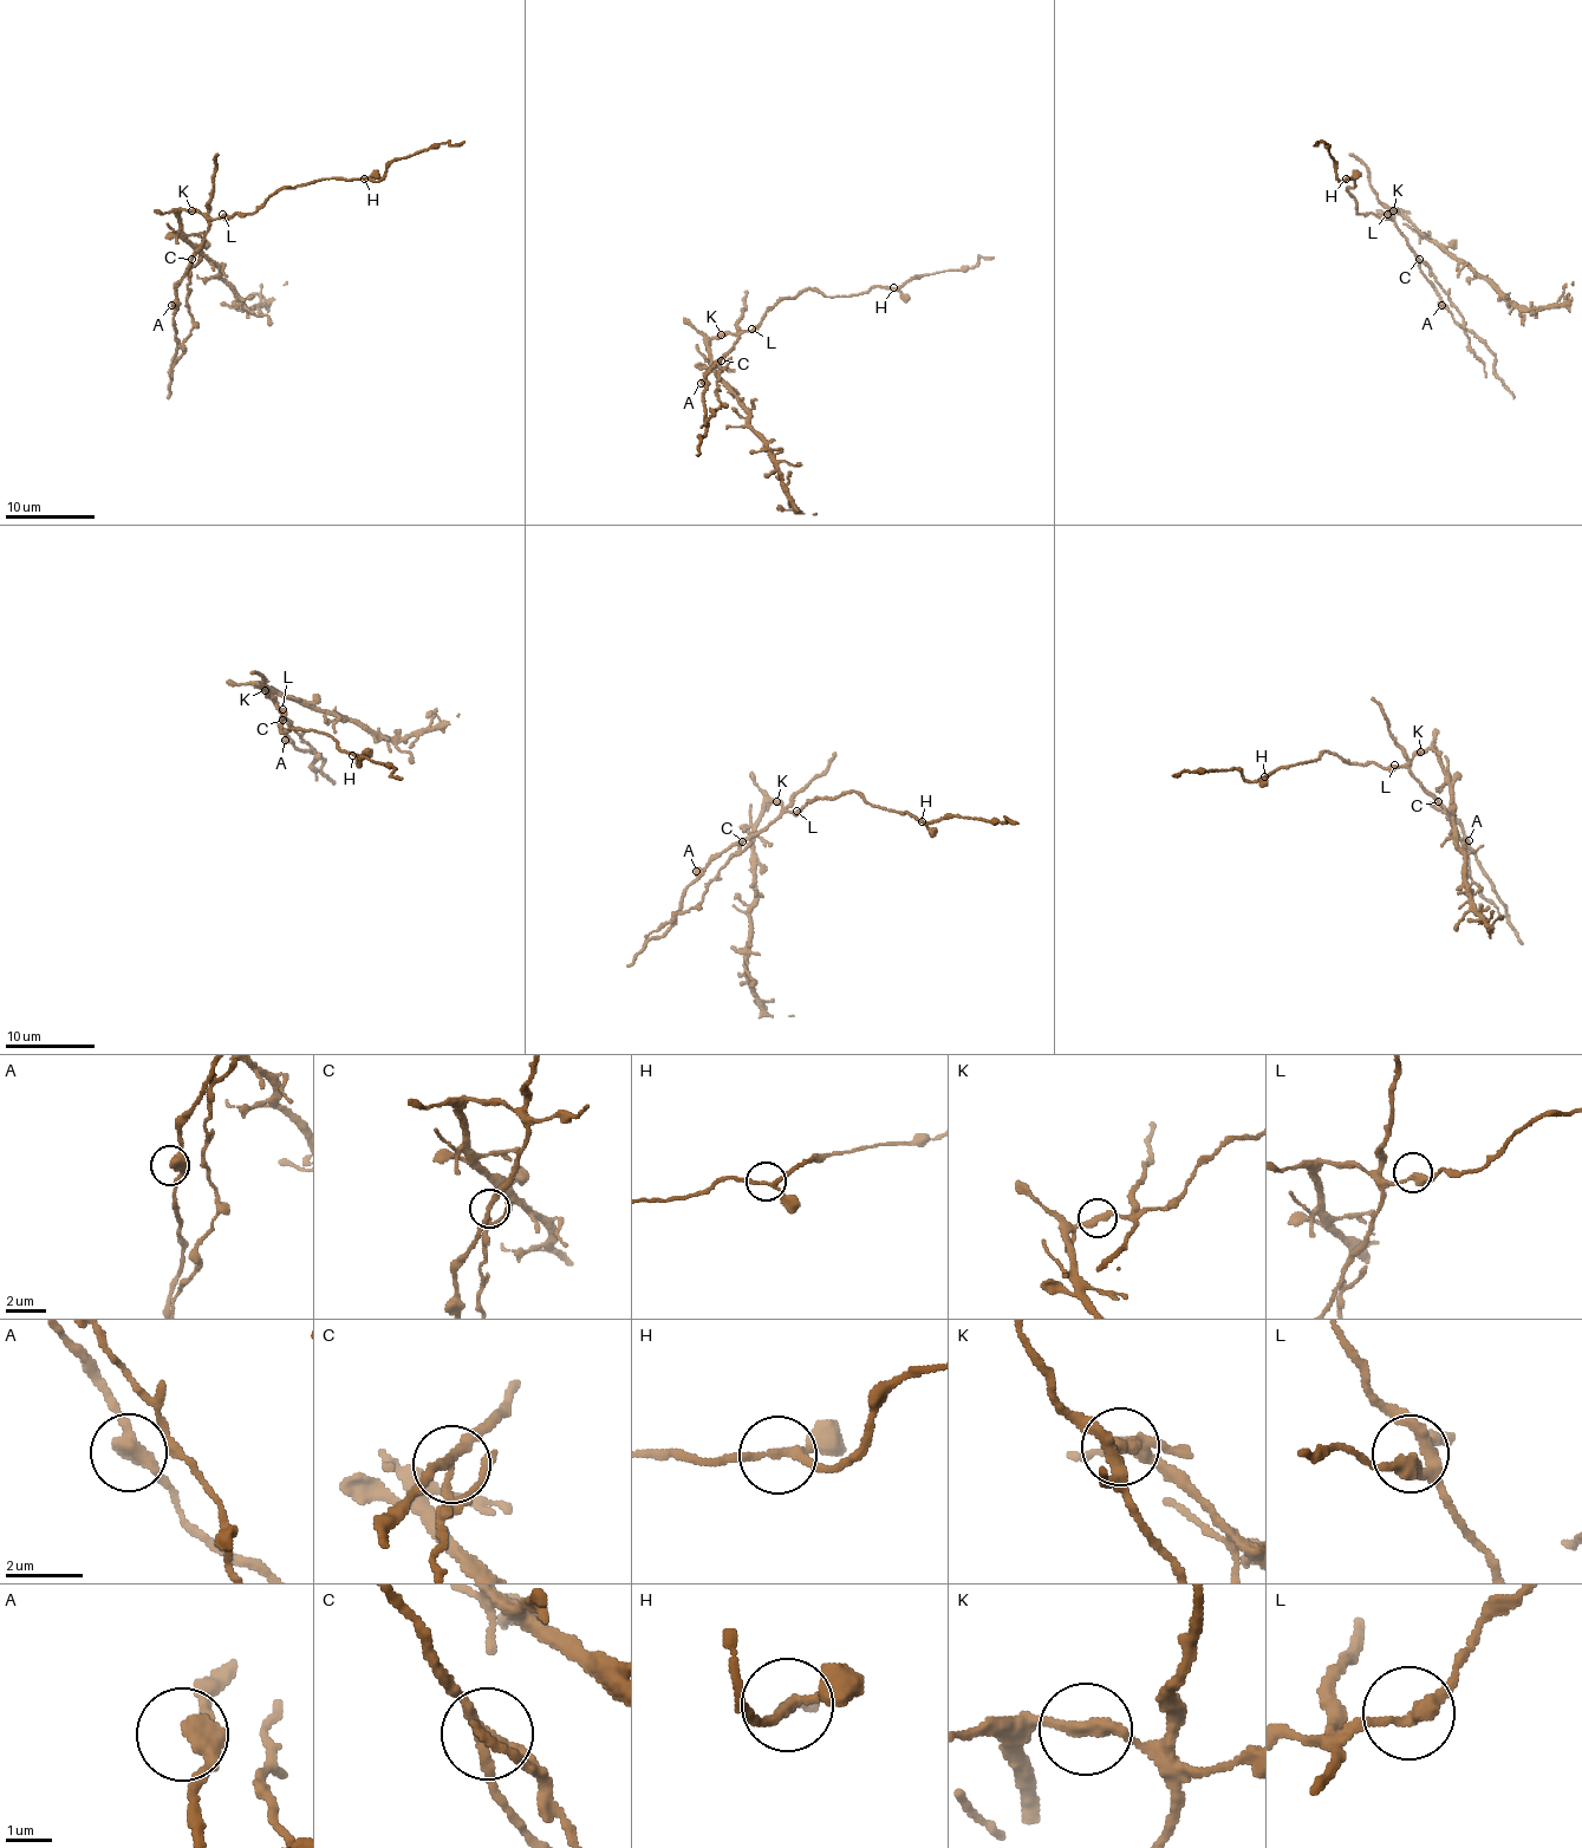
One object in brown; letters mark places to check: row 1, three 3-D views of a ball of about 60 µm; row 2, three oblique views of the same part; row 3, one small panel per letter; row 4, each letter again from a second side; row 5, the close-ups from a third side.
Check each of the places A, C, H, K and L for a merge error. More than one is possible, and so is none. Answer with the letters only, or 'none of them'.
C, K

